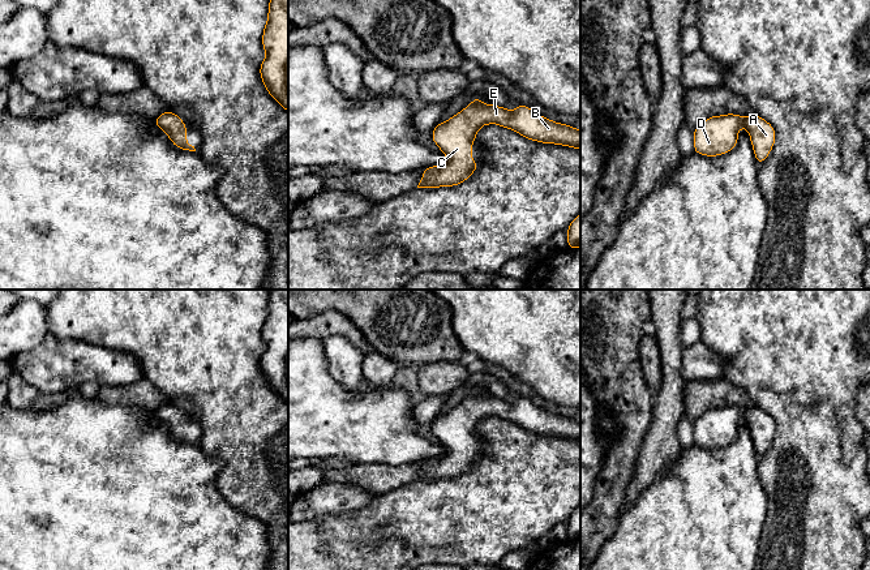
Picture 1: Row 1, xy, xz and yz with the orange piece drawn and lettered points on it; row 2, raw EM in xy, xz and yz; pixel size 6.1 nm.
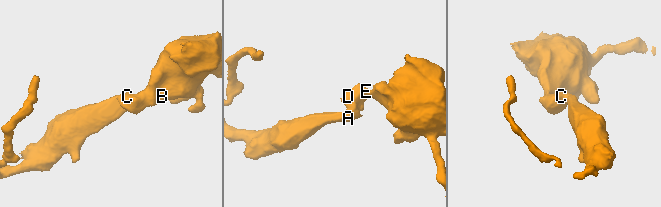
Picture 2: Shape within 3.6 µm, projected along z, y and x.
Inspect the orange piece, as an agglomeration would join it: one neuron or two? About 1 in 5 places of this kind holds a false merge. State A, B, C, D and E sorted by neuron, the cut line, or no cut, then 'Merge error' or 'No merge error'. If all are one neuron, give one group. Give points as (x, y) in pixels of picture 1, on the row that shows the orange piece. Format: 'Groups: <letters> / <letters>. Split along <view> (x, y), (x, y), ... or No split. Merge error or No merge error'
Groups: A B C D E. No split. No merge error

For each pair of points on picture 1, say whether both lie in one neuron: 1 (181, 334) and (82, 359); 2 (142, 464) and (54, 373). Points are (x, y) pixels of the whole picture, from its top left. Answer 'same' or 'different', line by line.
1: different
2: different

